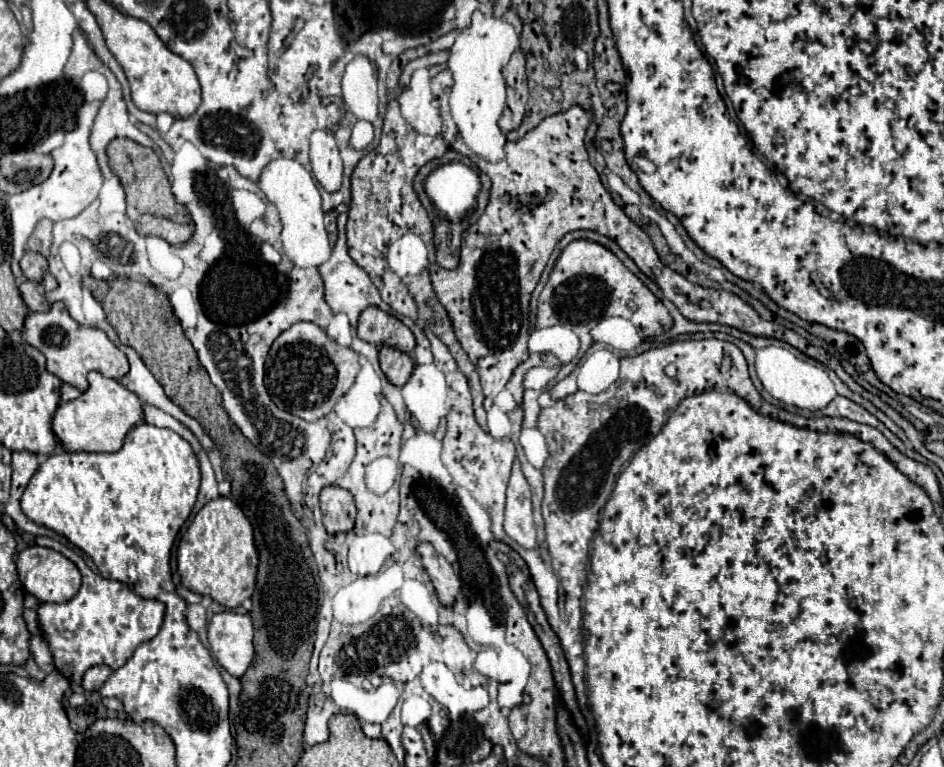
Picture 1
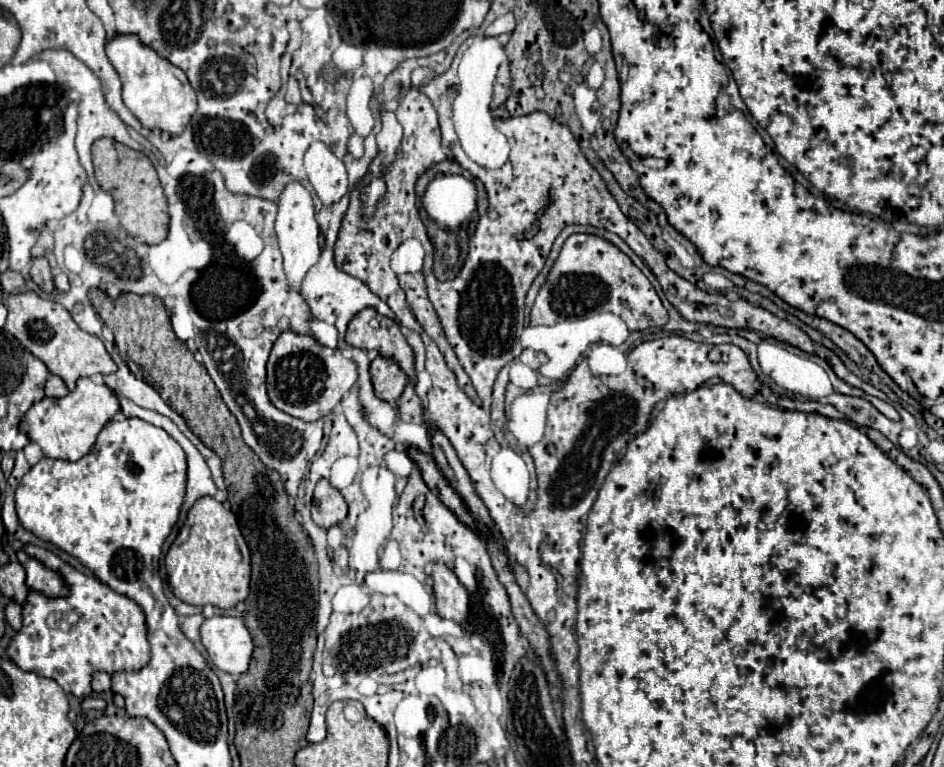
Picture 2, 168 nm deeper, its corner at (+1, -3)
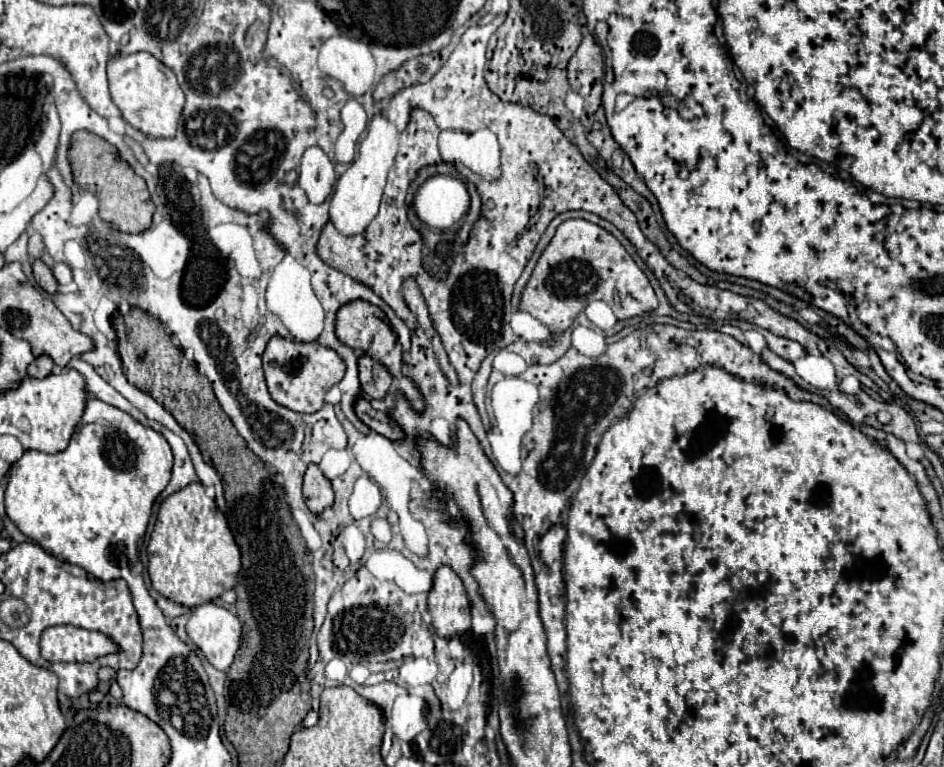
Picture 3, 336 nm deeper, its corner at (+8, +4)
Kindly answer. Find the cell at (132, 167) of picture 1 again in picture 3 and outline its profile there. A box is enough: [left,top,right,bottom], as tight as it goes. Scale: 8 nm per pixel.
[68,132,154,232]

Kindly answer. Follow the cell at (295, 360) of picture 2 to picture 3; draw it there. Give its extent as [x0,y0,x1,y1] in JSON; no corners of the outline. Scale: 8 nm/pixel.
[264,336,344,412]

